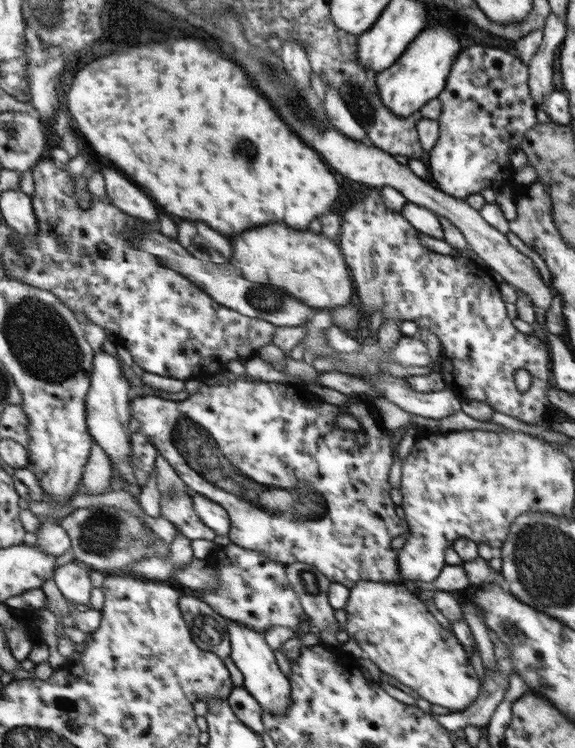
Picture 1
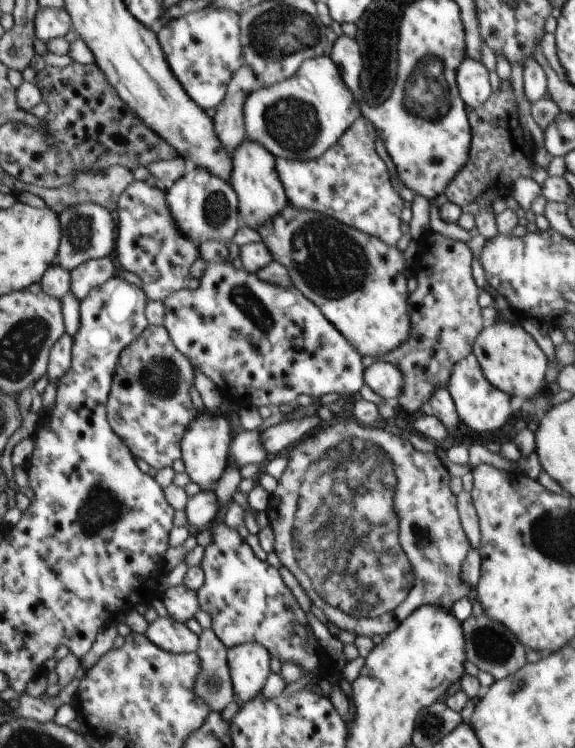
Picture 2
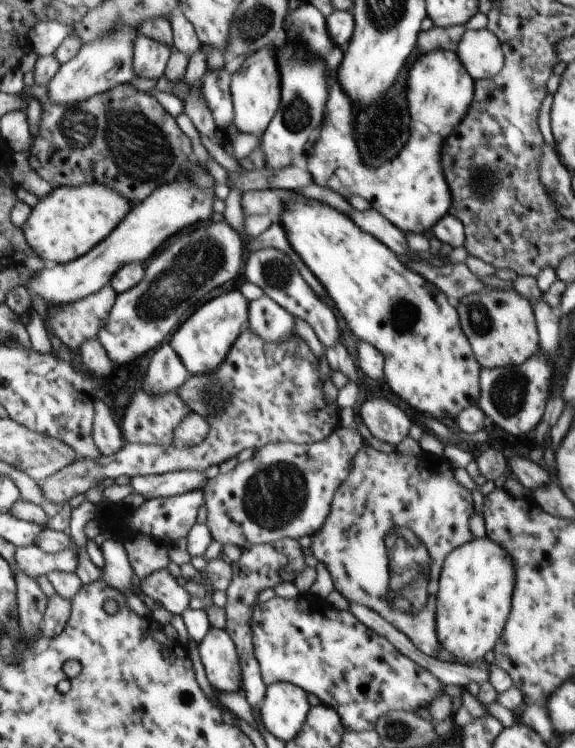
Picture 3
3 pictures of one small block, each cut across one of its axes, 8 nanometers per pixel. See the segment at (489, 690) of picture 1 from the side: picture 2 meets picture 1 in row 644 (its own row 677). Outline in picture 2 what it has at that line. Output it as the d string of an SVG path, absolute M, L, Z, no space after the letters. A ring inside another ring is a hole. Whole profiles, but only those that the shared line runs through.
M484 613L476 617L470 615L463 620L463 644L465 644L466 660L478 671L489 674L494 681L514 674L526 664L525 646L515 638L511 630L495 620L490 620Z

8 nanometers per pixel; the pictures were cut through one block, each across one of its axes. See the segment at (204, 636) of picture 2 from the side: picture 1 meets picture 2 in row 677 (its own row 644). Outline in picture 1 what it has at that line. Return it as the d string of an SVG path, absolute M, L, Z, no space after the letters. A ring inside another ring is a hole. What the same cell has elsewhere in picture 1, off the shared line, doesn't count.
M195 596L182 597L180 607L198 646L218 655L223 661L230 658L229 620L224 619L213 606Z

